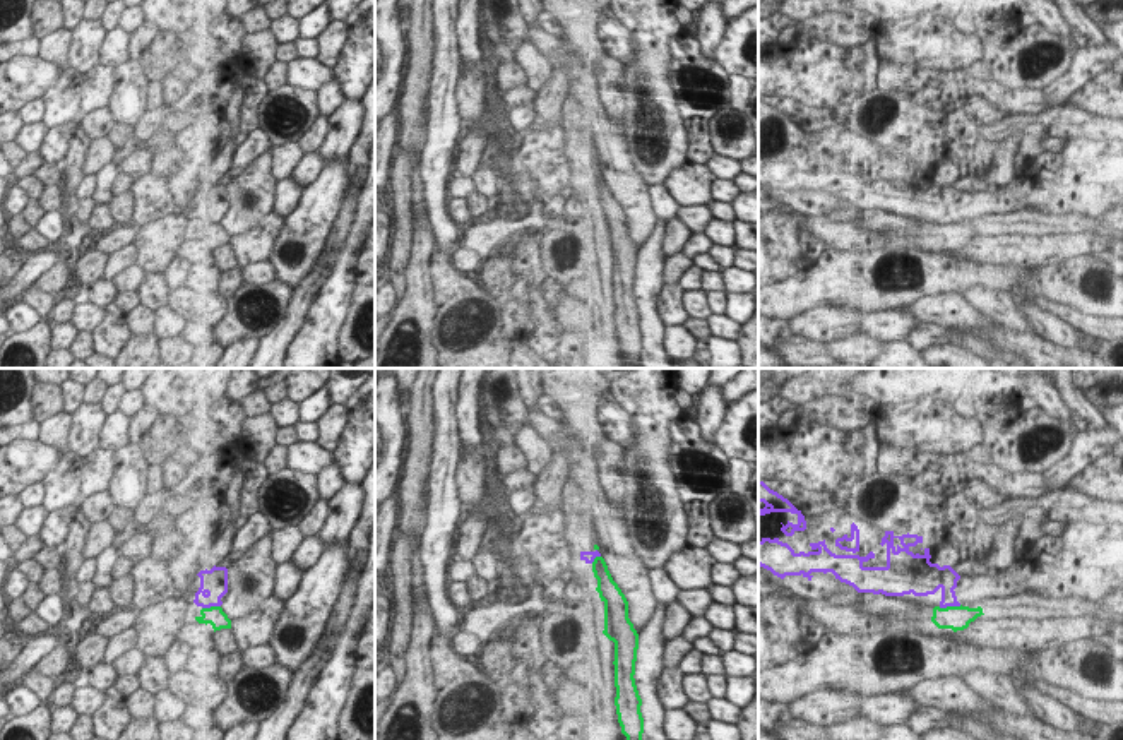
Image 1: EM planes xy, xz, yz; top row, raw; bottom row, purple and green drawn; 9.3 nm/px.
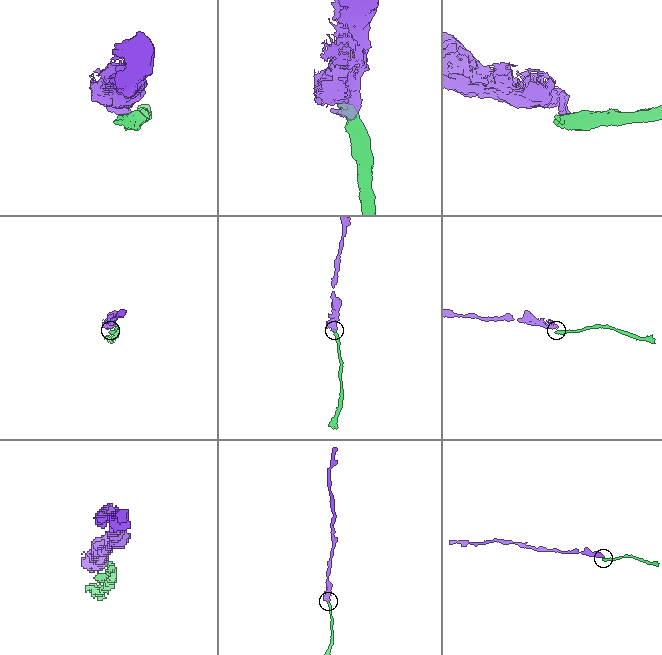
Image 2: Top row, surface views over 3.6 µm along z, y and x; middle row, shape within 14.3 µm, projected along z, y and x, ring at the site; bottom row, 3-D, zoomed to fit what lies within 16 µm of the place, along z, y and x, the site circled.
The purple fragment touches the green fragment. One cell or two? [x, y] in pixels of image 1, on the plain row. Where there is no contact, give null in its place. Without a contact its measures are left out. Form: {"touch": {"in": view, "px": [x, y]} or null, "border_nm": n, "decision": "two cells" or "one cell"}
{"touch": {"in": "yz", "px": [949, 221]}, "border_nm": 220, "decision": "two cells"}

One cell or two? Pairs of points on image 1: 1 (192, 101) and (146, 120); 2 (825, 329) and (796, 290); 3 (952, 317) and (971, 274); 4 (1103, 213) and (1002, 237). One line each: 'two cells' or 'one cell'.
1: one cell
2: two cells
3: two cells
4: two cells

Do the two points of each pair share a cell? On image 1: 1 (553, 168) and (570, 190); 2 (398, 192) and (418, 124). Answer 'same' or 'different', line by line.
1: different
2: different

